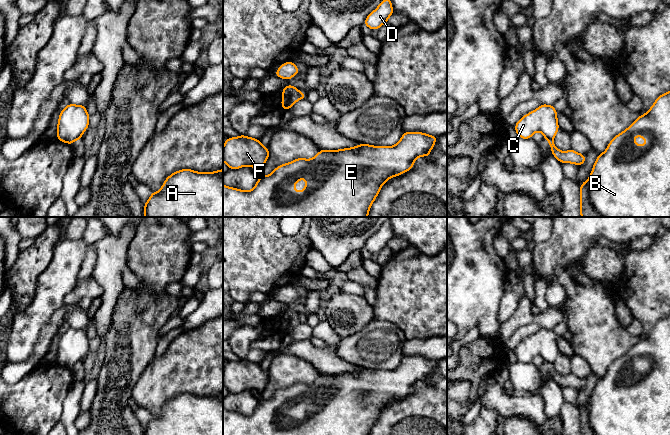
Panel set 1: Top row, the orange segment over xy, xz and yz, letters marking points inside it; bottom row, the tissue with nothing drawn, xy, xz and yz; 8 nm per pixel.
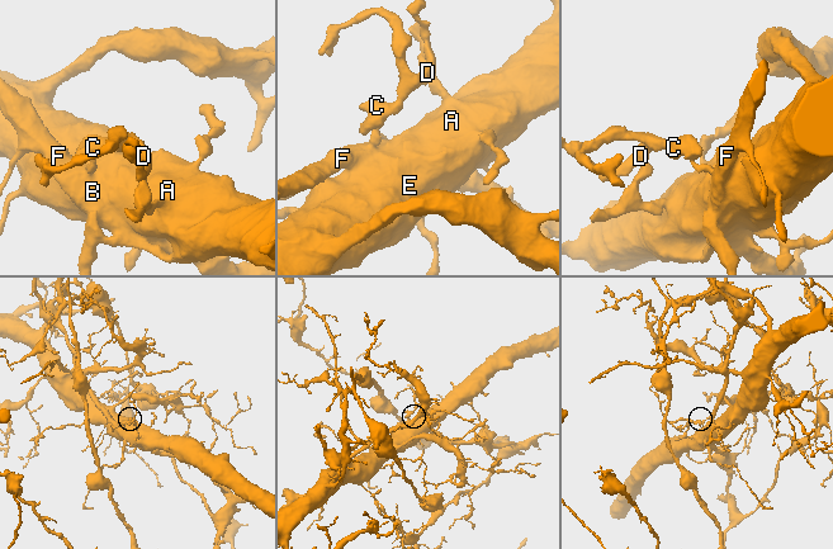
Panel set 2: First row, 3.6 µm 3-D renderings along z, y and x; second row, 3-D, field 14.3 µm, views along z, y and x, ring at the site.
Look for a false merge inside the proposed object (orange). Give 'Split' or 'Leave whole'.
Split

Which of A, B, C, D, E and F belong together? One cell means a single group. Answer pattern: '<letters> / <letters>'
A B C D E / F

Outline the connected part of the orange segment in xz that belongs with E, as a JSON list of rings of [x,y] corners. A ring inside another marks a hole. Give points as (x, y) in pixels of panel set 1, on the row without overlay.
[[[404,355],[400,365],[390,371],[360,367],[358,370],[340,374],[321,373],[312,383],[297,382],[276,391],[268,400],[260,398],[256,409],[250,415],[223,408],[223,435],[369,435],[383,408],[390,402],[411,394],[418,381],[429,381],[437,362],[438,360],[423,356]],[[302,402],[307,406],[303,415],[298,416],[294,411]]]

